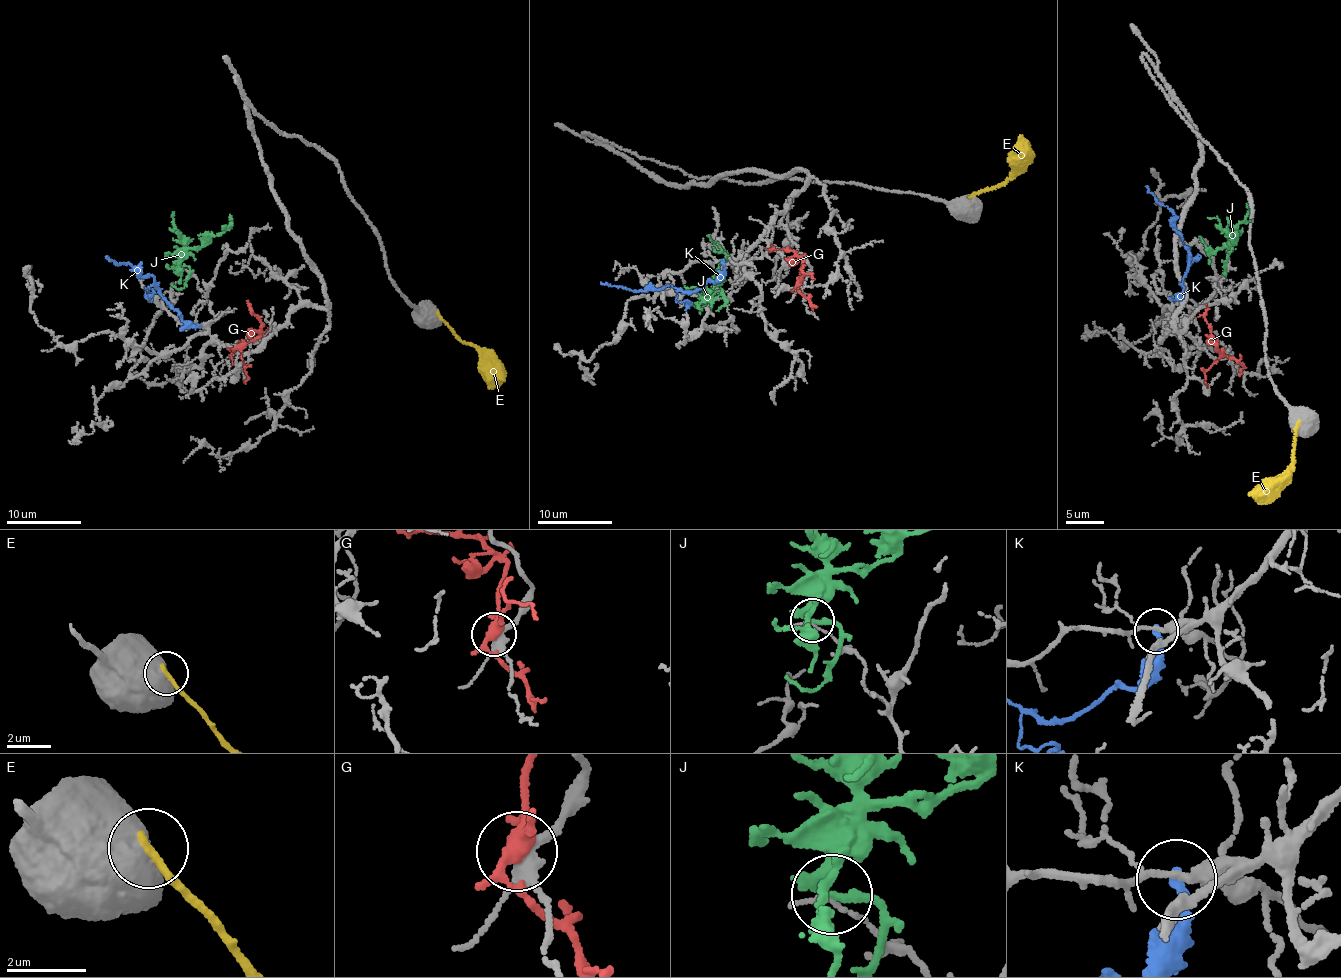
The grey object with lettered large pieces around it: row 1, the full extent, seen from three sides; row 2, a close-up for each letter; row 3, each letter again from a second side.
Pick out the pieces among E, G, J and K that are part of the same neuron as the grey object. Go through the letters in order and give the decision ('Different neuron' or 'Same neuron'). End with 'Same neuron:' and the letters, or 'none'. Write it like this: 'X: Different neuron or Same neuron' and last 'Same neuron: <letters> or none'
E: Different neuron
G: Different neuron
J: Different neuron
K: Different neuron
Same neuron: none

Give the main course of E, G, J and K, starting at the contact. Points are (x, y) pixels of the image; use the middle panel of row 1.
E: (971, 196), (992, 190), (1010, 176), (1014, 166), (1014, 149), (1022, 135)
G: (799, 283), (802, 260), (796, 253), (790, 249), (765, 249)
J: (714, 301), (711, 299), (719, 285), (720, 264), (725, 254), (707, 235)
K: (722, 262), (722, 278), (711, 280), (691, 291), (666, 286), (639, 291), (601, 282)

